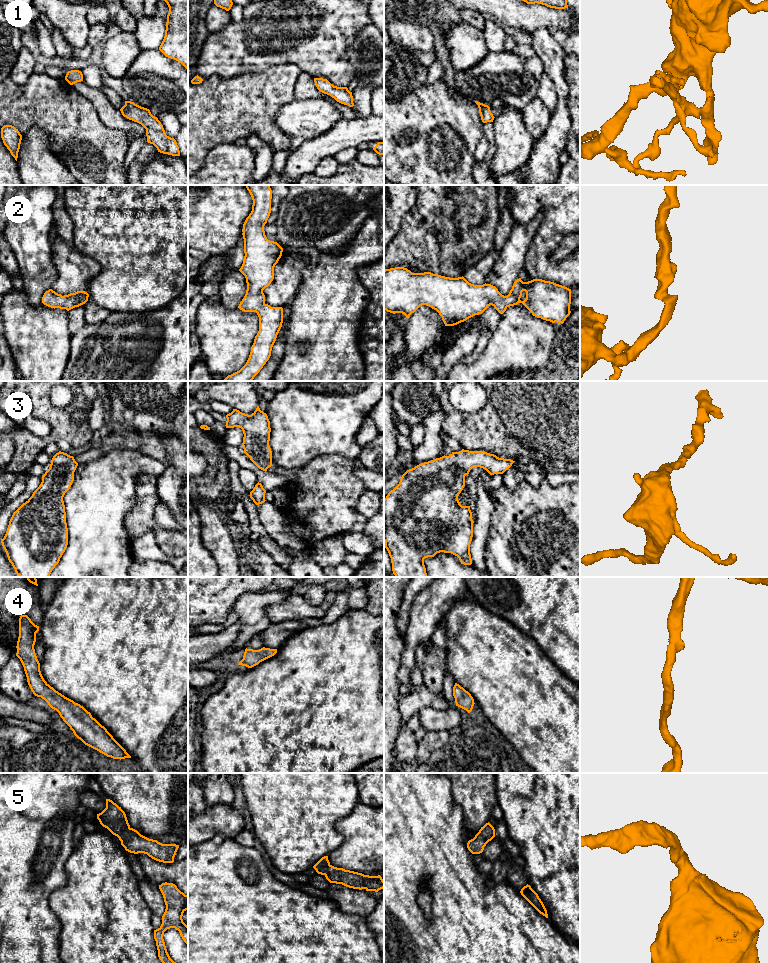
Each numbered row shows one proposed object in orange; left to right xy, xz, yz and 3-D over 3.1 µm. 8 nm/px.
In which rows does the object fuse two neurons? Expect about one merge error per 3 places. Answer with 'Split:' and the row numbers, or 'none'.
Split: none

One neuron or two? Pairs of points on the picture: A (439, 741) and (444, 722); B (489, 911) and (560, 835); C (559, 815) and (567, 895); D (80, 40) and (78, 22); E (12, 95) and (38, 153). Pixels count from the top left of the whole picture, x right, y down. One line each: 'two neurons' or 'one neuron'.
A: two neurons
B: two neurons
C: one neuron
D: one neuron
E: two neurons

